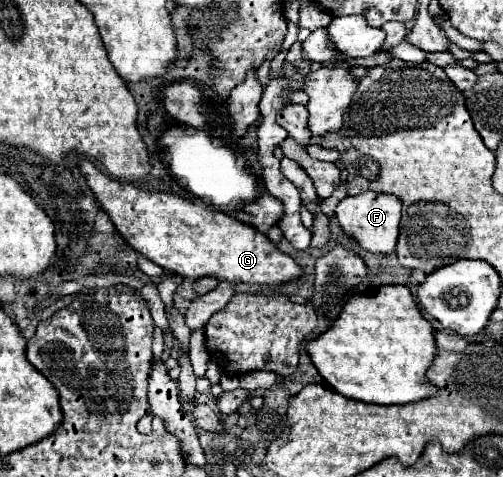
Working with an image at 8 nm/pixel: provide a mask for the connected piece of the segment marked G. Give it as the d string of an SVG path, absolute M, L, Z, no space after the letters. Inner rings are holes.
M77 159L79 171L85 175L85 181L93 195L97 197L101 209L109 215L111 223L115 225L117 233L123 237L123 241L133 247L137 253L145 255L149 261L157 263L165 271L189 277L189 279L199 279L199 277L217 277L221 281L241 281L241 283L255 283L255 285L279 285L283 281L299 277L303 271L301 267L285 253L281 253L263 233L253 229L251 225L245 225L223 211L213 211L207 207L201 207L193 201L187 201L175 193L167 191L147 191L141 187L135 187L133 183L119 181L111 175L101 173L91 161Z

